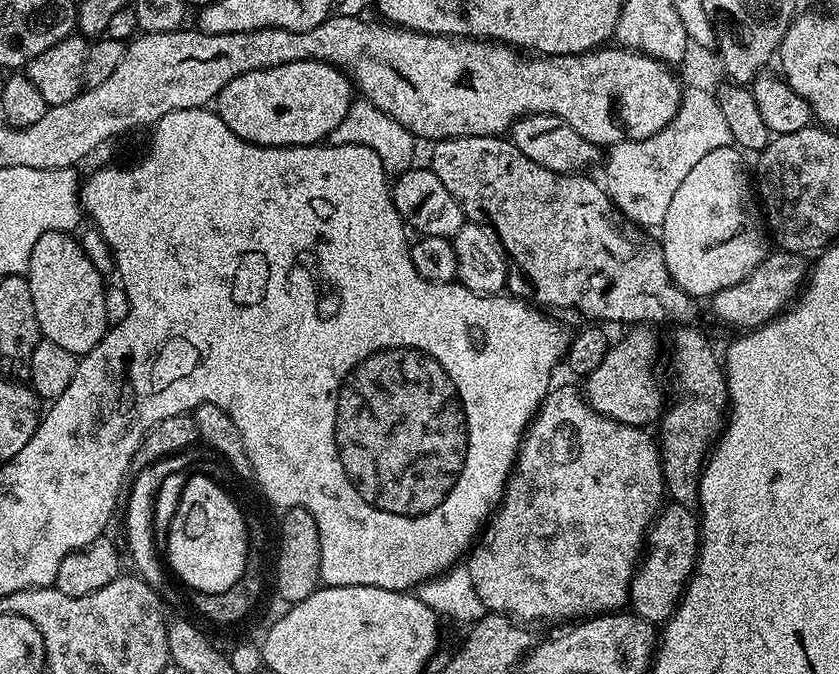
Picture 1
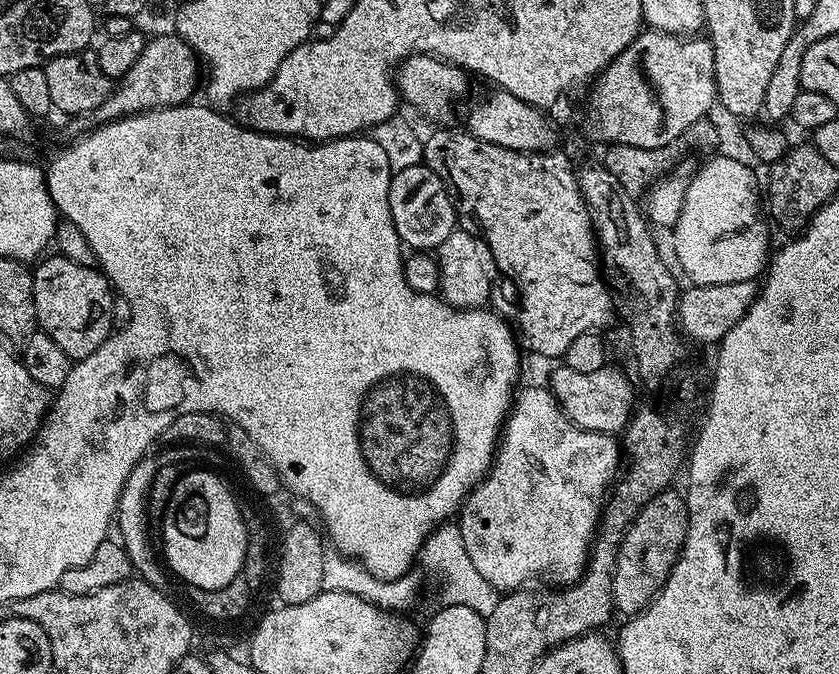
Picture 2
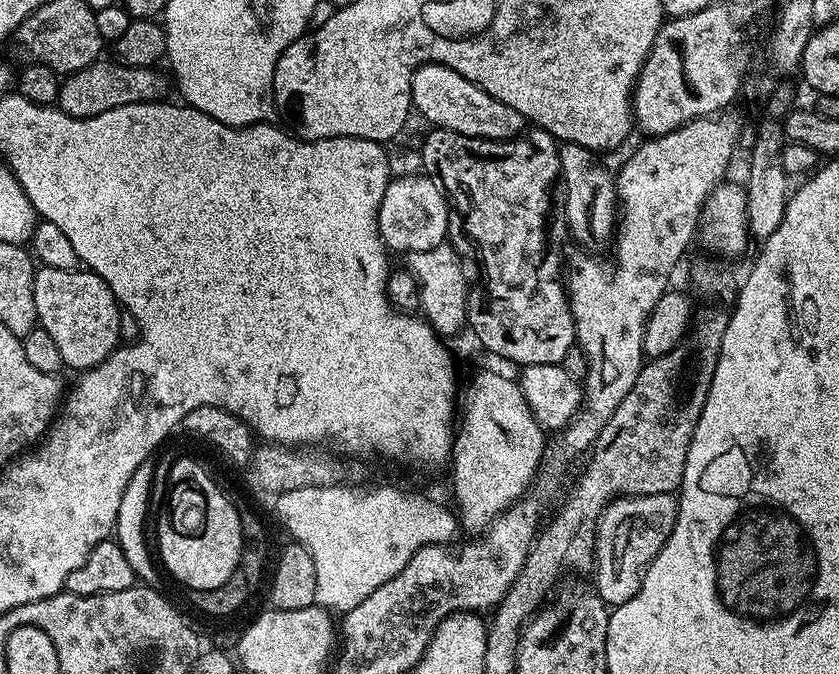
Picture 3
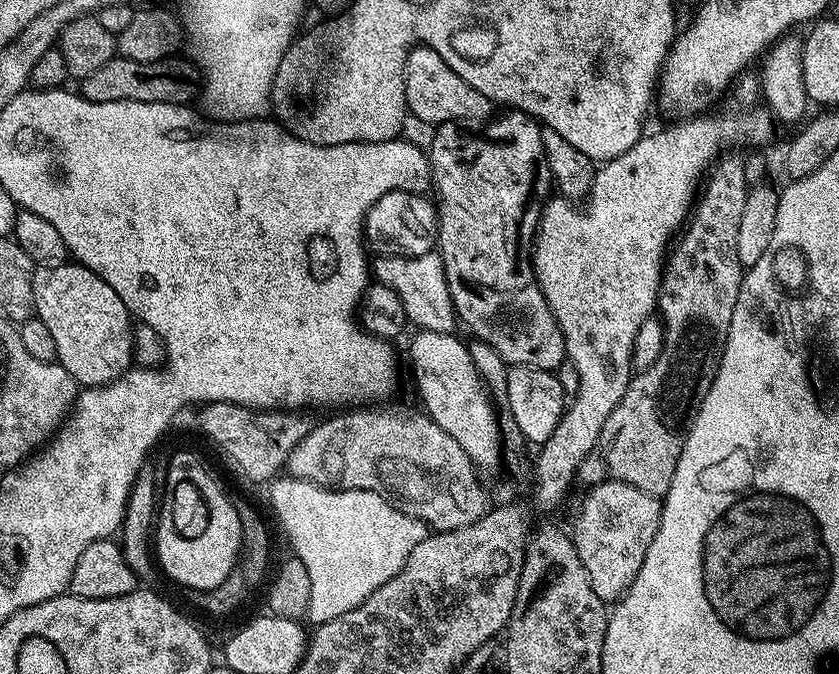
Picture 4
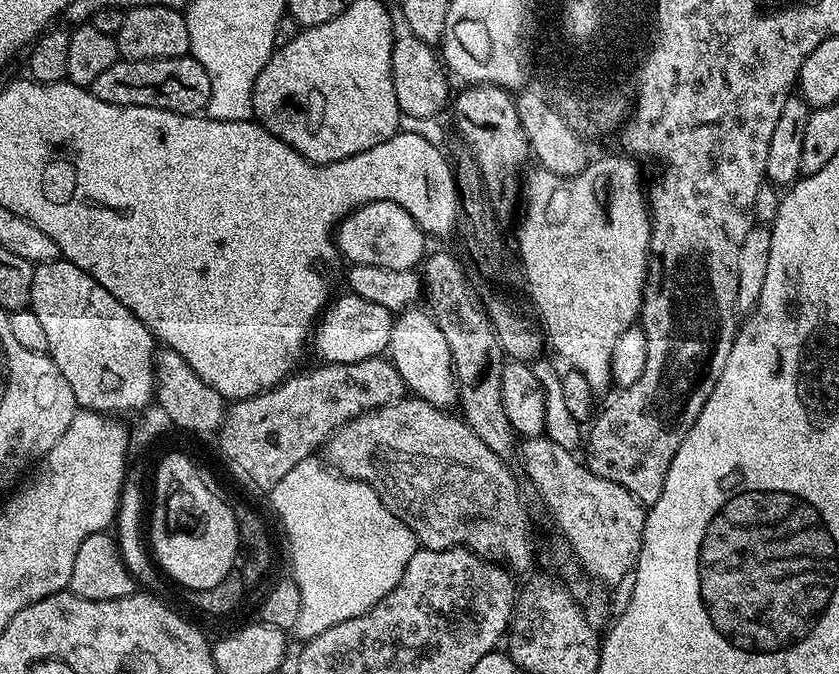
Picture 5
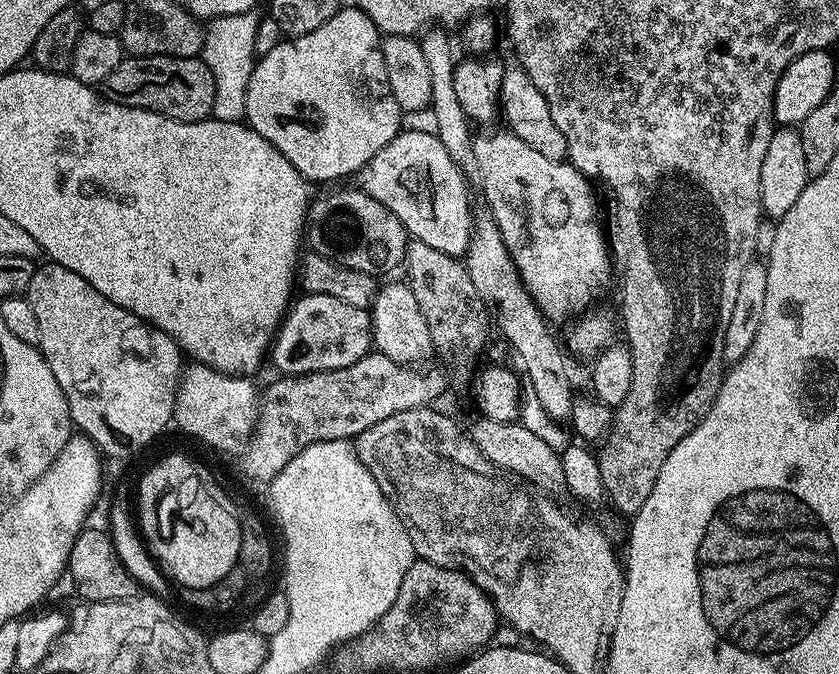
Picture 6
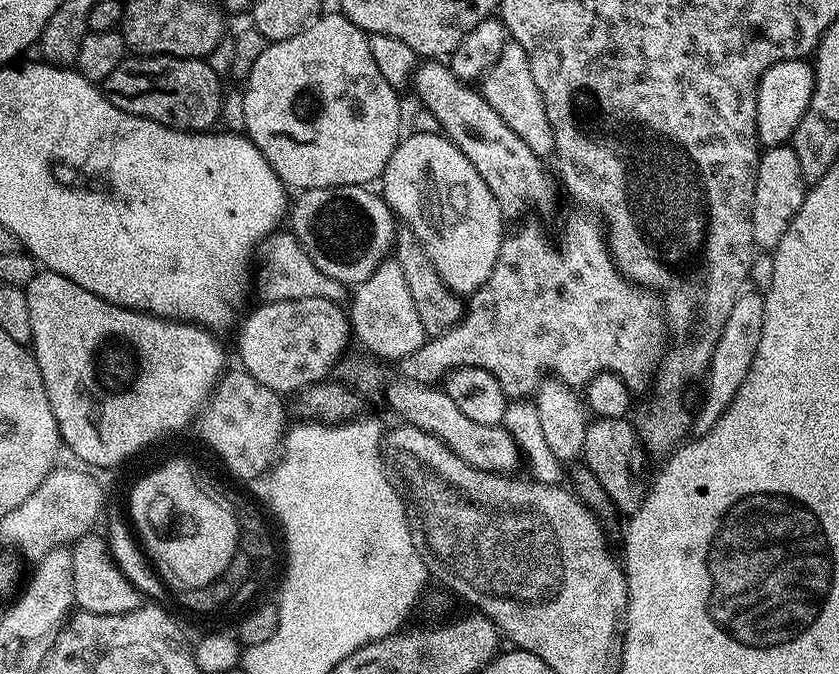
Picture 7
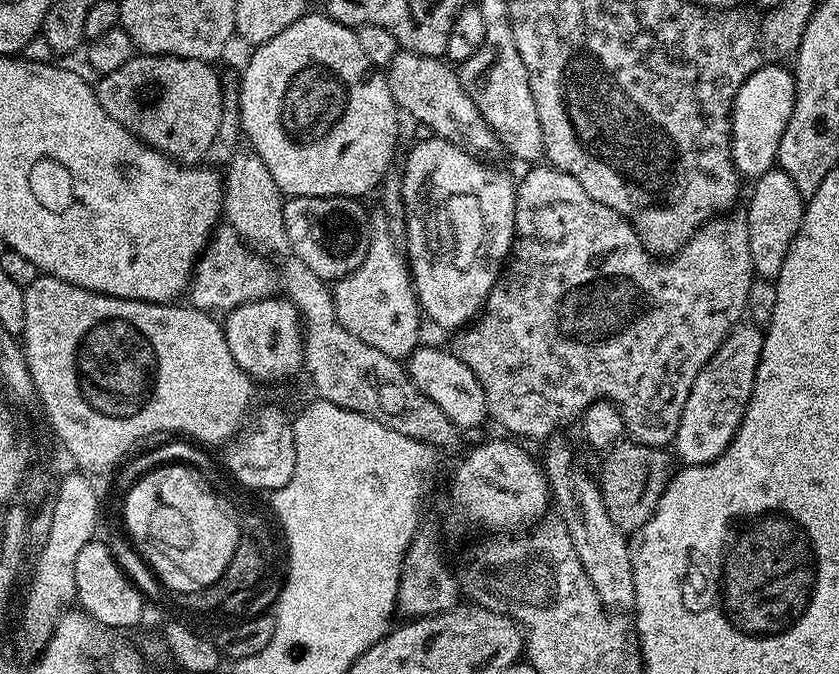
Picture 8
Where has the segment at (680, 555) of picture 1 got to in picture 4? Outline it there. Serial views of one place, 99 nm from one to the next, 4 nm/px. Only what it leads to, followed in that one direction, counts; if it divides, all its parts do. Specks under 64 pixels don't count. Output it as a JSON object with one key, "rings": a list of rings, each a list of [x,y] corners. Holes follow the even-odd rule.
{"rings":[[[617,480],[591,485],[587,491],[588,497],[581,502],[580,513],[570,527],[572,545],[582,558],[582,566],[586,566],[594,594],[605,602],[616,602],[638,578],[638,570],[646,562],[646,550],[650,550],[654,534],[658,534],[661,501]]]}

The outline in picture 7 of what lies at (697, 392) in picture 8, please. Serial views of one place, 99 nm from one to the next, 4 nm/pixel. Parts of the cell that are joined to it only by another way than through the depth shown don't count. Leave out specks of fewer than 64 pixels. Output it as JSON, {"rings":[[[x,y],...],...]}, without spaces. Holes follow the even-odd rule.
{"rings":[[[756,290],[741,291],[730,310],[730,318],[726,318],[726,326],[722,326],[722,338],[718,338],[718,346],[714,346],[708,373],[702,381],[702,395],[699,397],[698,407],[694,412],[694,428],[695,431],[698,430],[697,433],[703,434],[712,429],[718,422],[718,418],[722,418],[730,402],[734,402],[738,394],[738,386],[742,386],[754,362],[754,354],[762,338],[763,317],[763,295]]]}

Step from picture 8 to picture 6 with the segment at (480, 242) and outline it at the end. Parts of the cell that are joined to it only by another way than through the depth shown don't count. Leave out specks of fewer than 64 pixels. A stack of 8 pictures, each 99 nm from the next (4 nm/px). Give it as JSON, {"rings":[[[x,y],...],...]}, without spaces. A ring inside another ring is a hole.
{"rings":[[[401,130],[358,173],[359,187],[396,216],[432,216],[430,242],[434,250],[455,258],[467,253],[473,232],[474,211],[468,205],[467,183],[454,158],[446,154],[446,146],[431,131]]]}

